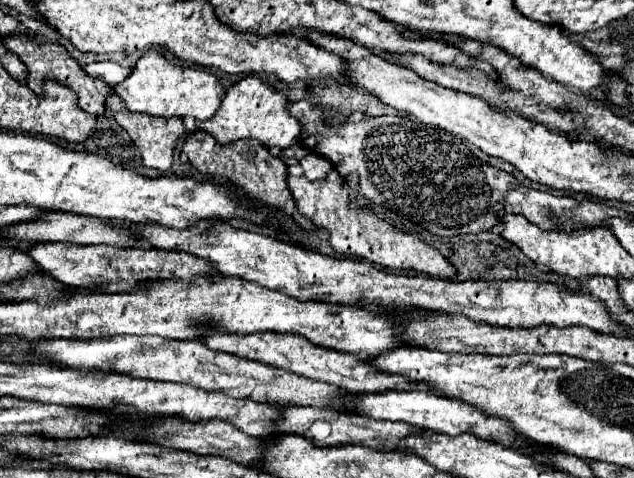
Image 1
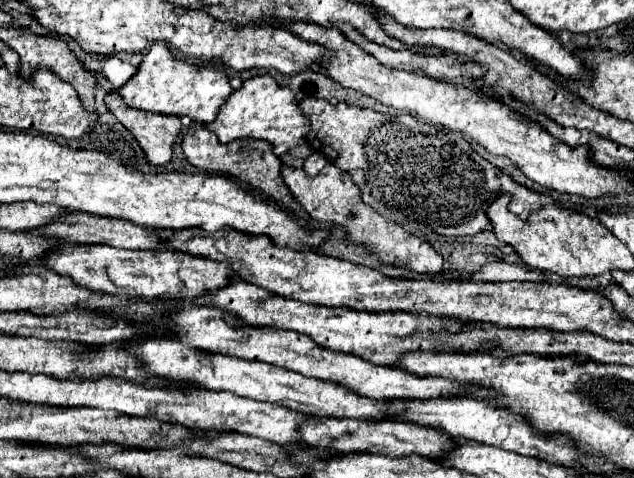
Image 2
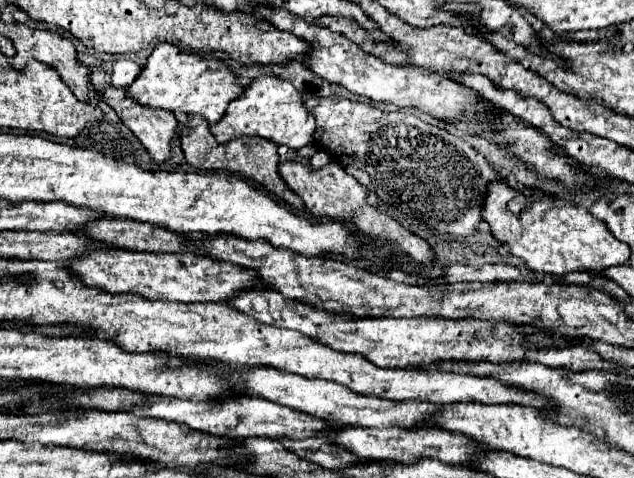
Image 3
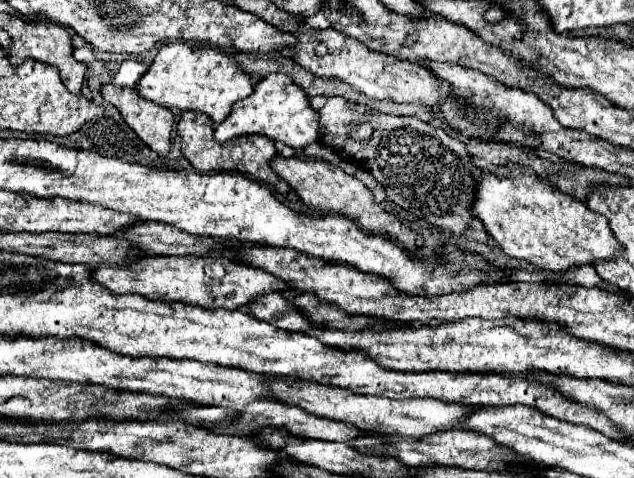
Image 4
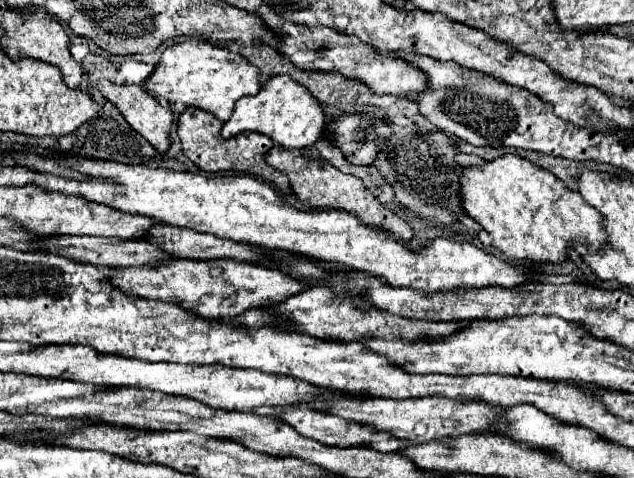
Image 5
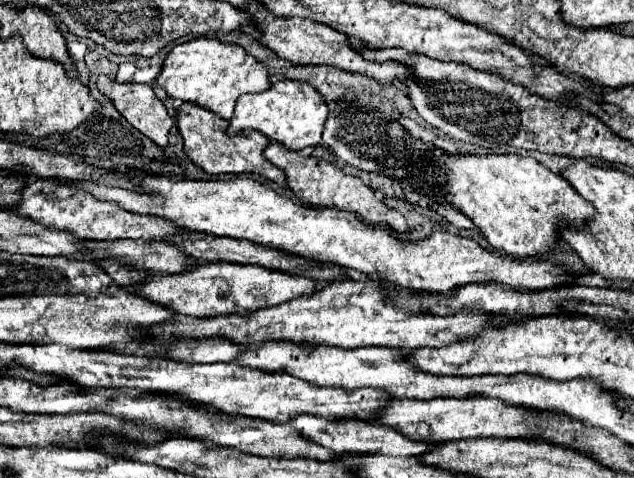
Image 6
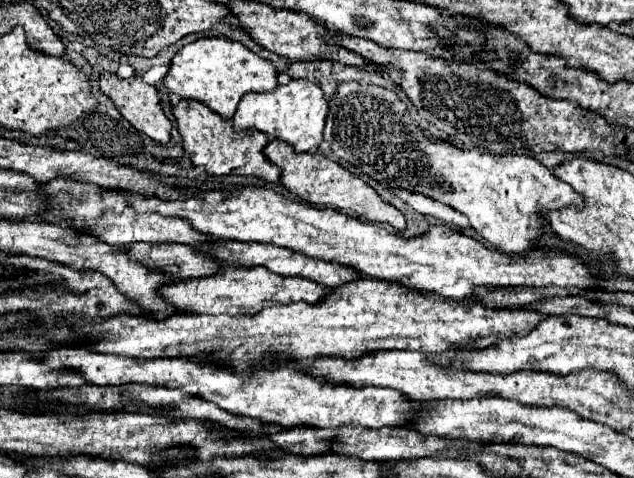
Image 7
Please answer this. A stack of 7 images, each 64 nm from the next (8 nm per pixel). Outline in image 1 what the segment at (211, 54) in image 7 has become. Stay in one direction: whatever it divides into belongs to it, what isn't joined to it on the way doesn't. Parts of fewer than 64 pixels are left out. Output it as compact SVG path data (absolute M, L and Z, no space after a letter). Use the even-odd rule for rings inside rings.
M148 50L134 66L132 74L122 82L122 84L116 84L114 86L114 92L124 100L124 104L132 110L132 112L144 112L144 114L150 114L150 116L192 116L196 120L208 120L214 116L214 112L218 110L224 94L226 94L226 88L220 84L220 78L216 74L212 74L210 70L200 70L200 68L190 68L190 66L180 66L180 64L172 64L164 54L162 50Z

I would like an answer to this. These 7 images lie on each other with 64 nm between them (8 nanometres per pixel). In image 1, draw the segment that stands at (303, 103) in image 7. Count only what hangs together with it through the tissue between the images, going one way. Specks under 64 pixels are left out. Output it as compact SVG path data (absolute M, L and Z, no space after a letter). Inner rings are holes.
M246 76L240 82L236 82L232 88L228 88L220 108L216 114L206 120L206 122L196 122L196 126L212 136L220 144L230 144L240 138L256 138L268 148L278 146L278 148L290 148L292 144L298 142L302 134L302 124L290 116L288 112L288 98L286 94L274 90L274 86L266 80L260 80L256 76Z

